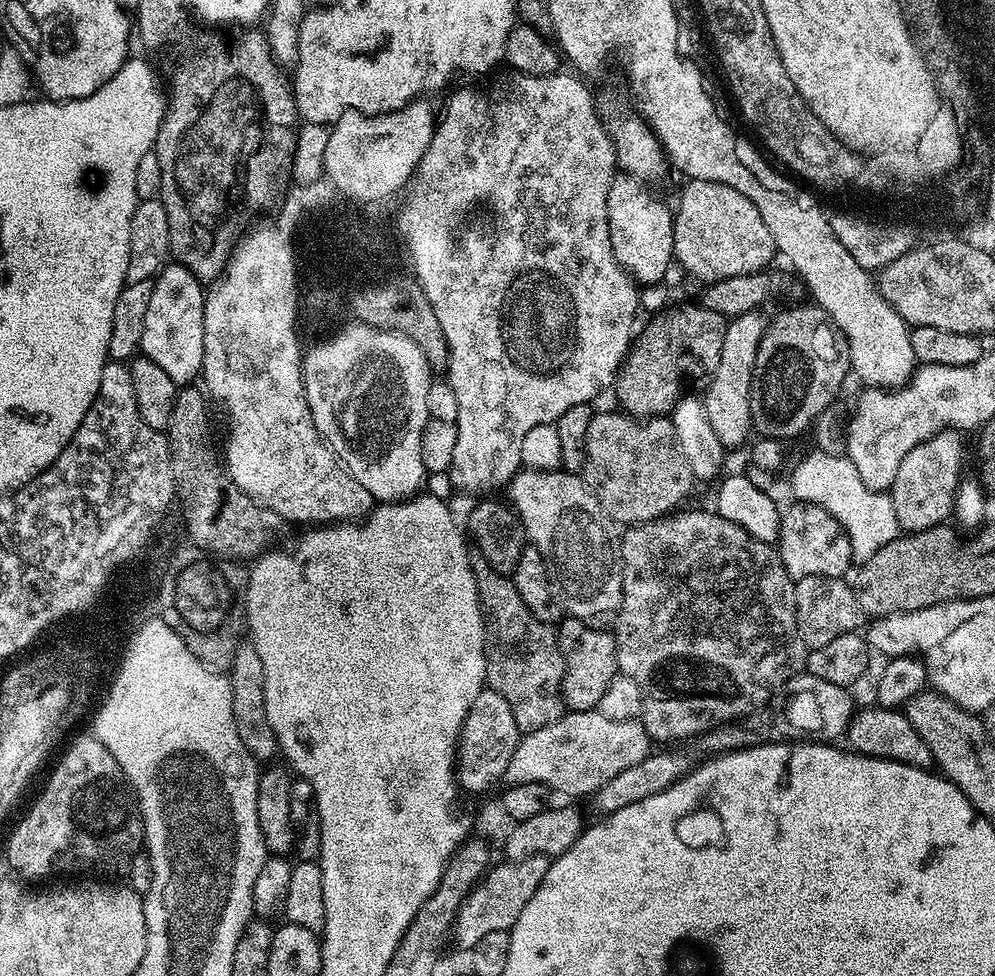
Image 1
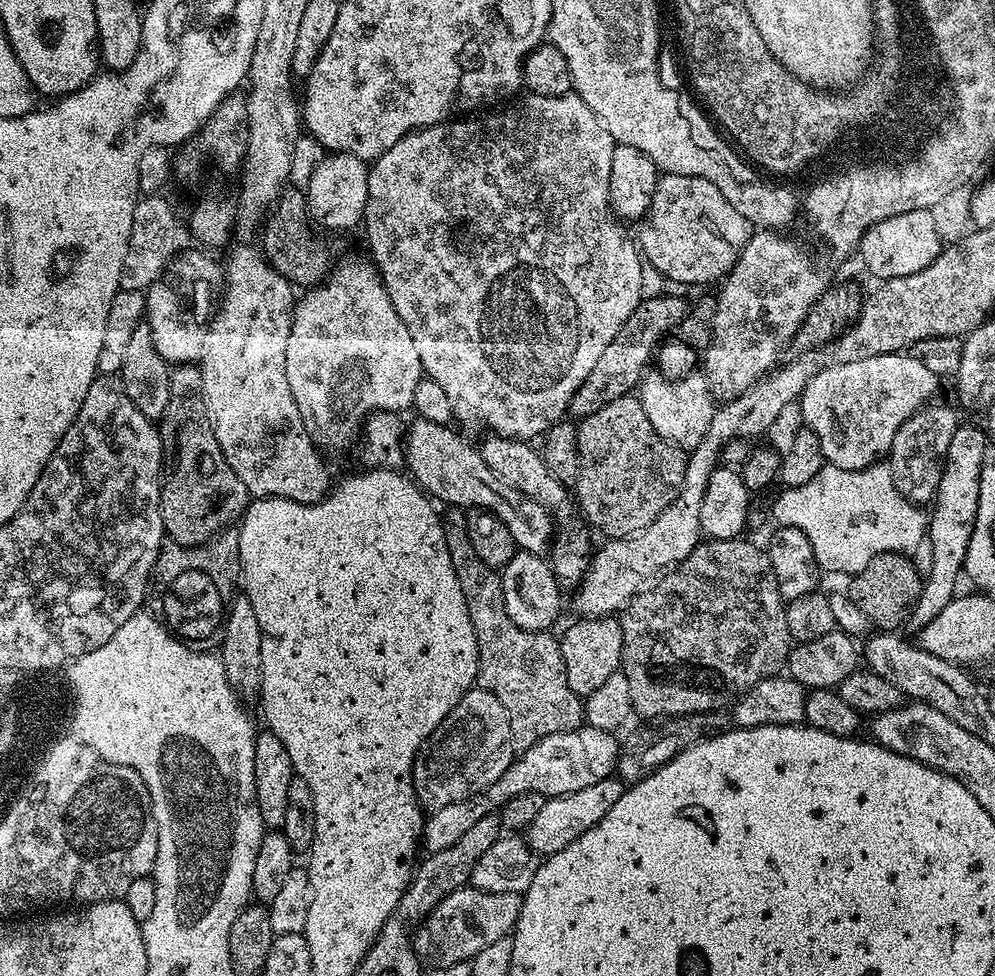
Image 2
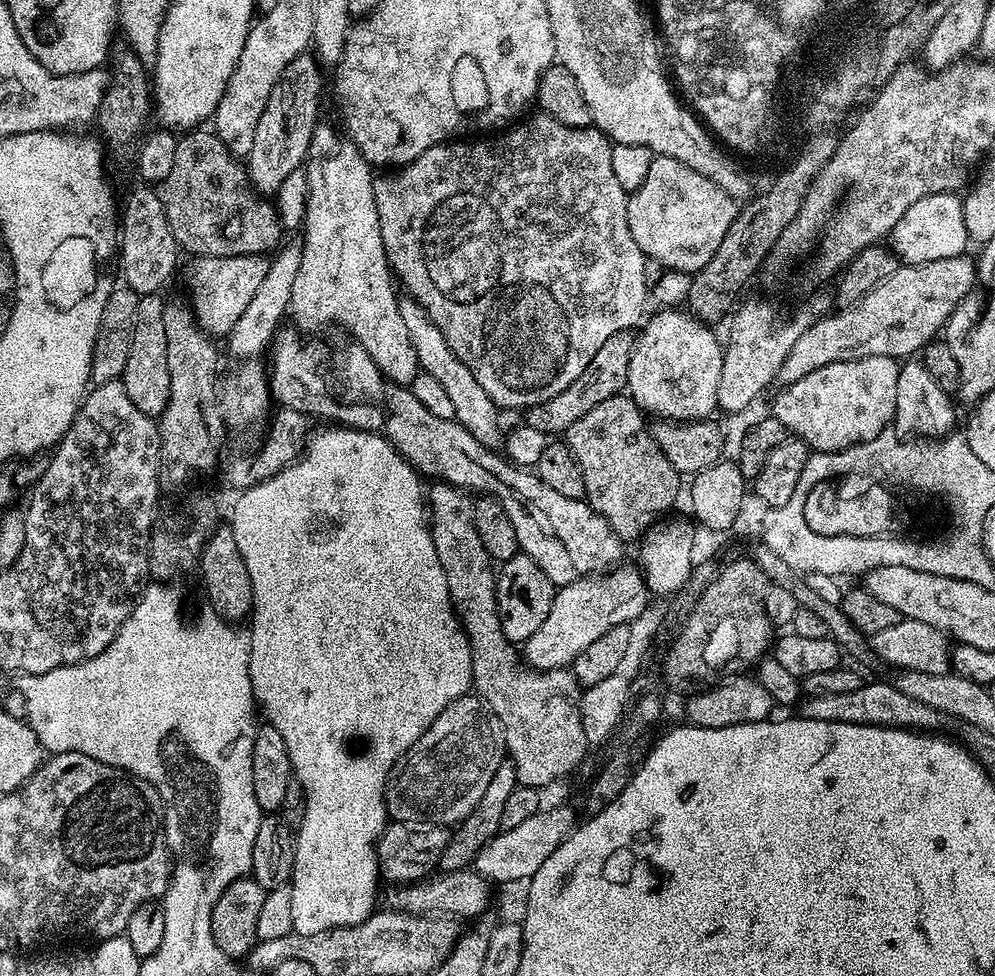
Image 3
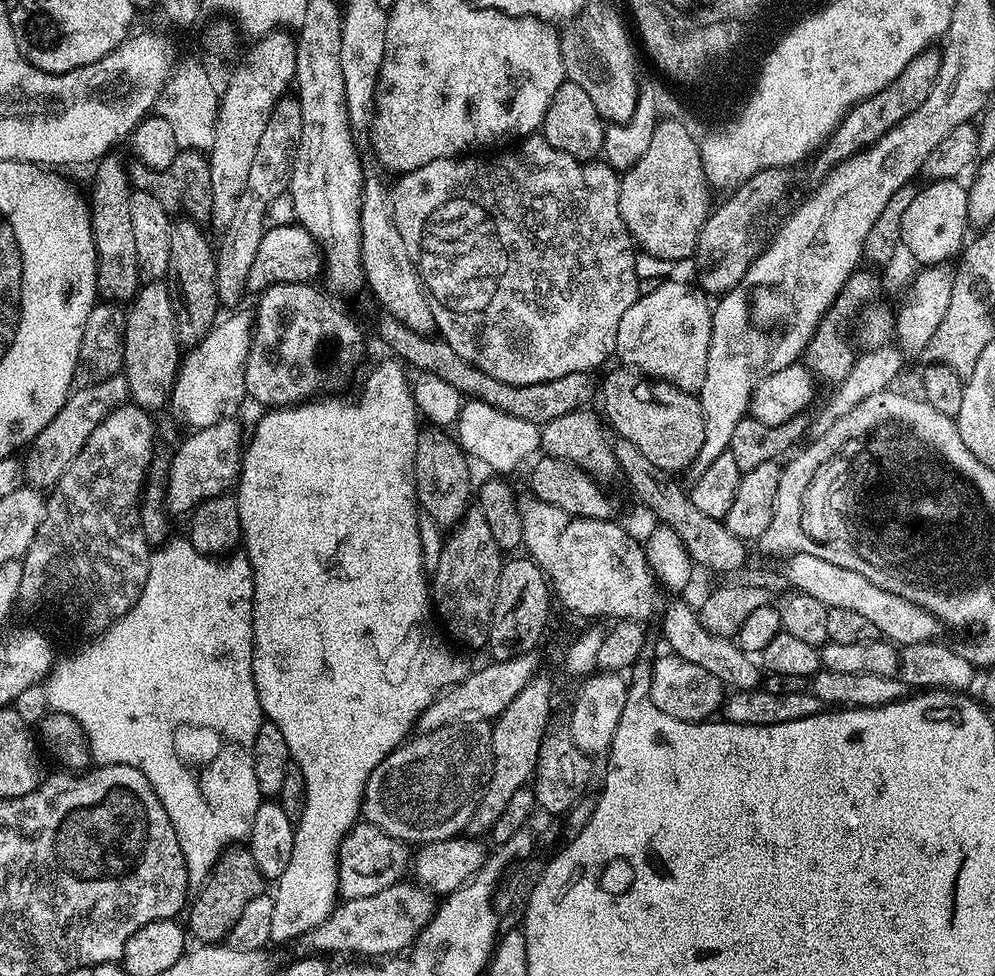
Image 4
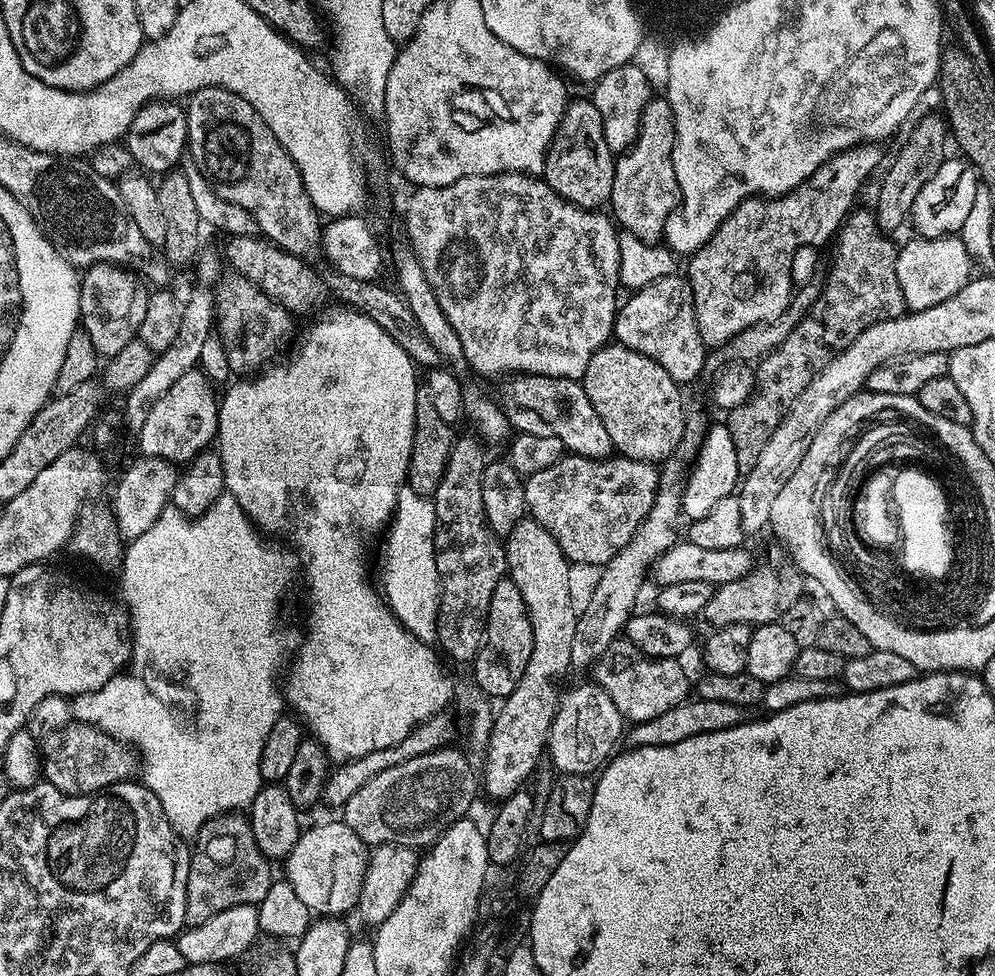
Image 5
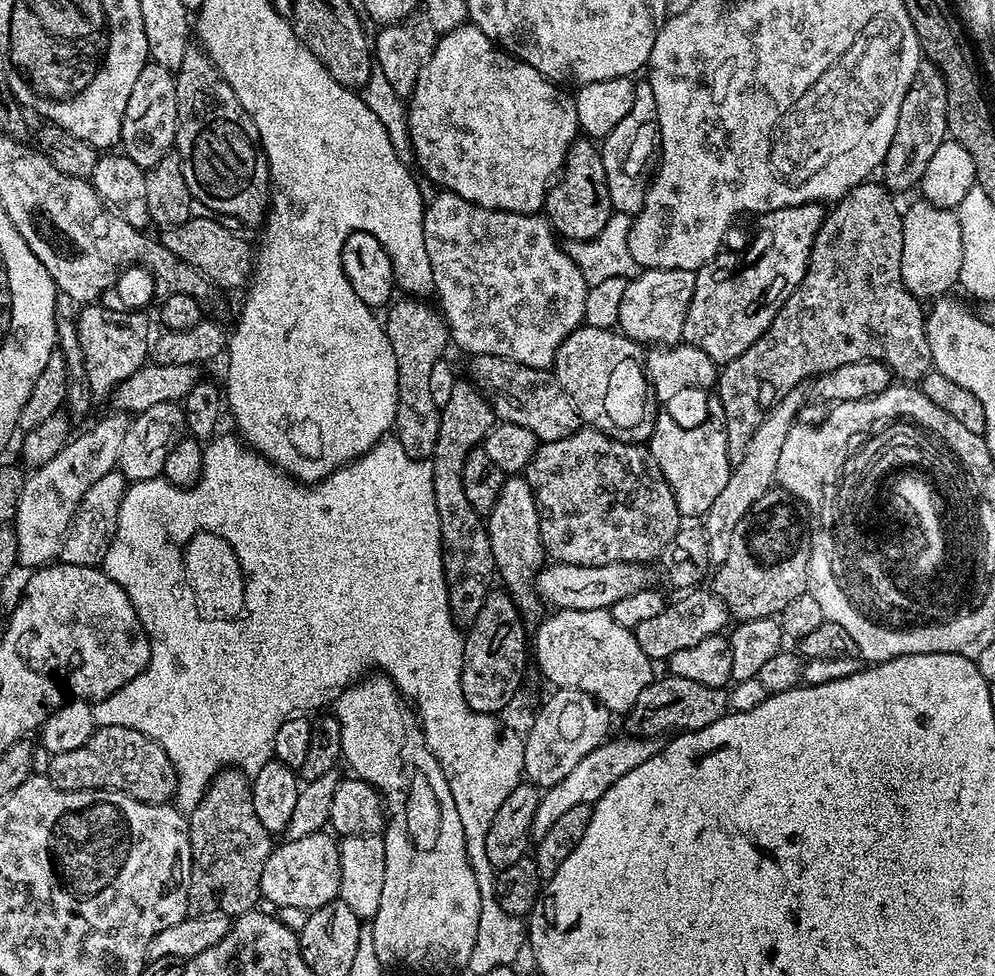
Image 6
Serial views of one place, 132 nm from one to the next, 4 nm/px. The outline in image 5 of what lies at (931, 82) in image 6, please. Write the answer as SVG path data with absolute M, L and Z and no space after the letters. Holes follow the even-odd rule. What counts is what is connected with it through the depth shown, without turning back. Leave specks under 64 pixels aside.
M940 114L938 116L924 116L913 126L908 141L897 150L892 165L890 165L890 160L887 167L883 169L883 172L885 171L884 177L881 178L880 189L876 192L874 211L878 226L882 231L896 234L896 231L903 224L907 225L909 223L914 198L918 198L922 186L926 186L926 182L930 182L930 178L934 178L938 166L942 166L942 162L946 158L944 139L948 140L949 136L949 126L945 117Z

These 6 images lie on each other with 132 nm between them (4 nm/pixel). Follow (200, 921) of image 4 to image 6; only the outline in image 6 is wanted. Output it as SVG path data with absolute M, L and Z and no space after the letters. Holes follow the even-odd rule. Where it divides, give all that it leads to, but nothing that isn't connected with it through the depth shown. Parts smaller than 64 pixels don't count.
M226 768L210 782L202 802L191 809L188 833L192 847L189 905L200 914L222 912L229 918L253 911L262 900L262 870L274 841L266 826L258 822L258 814L254 814L252 781L241 769Z

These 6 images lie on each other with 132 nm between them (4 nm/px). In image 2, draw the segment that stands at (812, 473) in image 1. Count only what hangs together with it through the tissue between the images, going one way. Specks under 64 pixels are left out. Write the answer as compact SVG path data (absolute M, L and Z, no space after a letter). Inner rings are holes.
M825 463L805 485L797 488L785 487L784 493L772 504L772 516L777 525L797 528L810 538L814 558L821 569L828 572L861 572L870 562L883 552L903 552L912 554L919 544L923 545L928 531L928 520L917 505L906 502L904 495L894 486L892 470L887 466L863 468L861 472L842 470L839 464Z

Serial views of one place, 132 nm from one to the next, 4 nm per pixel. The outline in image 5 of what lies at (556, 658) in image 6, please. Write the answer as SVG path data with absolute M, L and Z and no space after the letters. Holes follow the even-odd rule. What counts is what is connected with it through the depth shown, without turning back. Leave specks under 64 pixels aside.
M617 638L594 665L595 683L603 687L605 694L618 706L625 721L641 724L674 706L684 703L690 696L688 676L679 659L654 660L643 656L627 638Z

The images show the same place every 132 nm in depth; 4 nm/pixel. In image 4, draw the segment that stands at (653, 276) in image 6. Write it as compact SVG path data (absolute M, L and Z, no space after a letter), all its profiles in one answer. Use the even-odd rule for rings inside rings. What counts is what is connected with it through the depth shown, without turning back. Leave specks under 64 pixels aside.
M668 278L649 287L652 289L637 296L634 306L622 314L622 322L618 322L615 355L620 356L621 365L642 372L653 380L664 380L675 388L681 388L683 392L695 393L702 386L702 378L706 378L706 354L710 350L713 305L699 287L691 283L683 284L676 279Z

